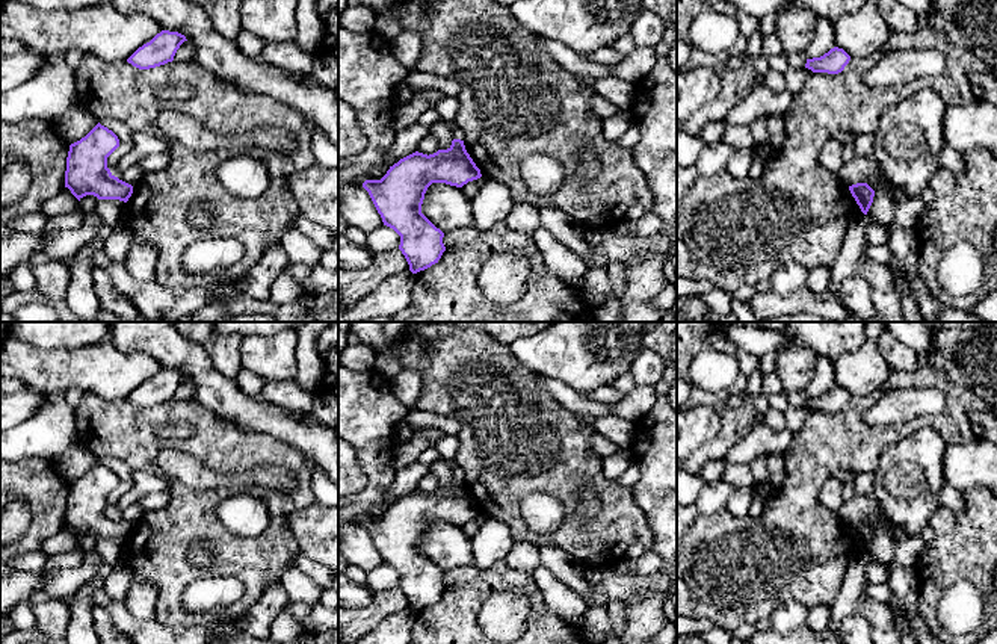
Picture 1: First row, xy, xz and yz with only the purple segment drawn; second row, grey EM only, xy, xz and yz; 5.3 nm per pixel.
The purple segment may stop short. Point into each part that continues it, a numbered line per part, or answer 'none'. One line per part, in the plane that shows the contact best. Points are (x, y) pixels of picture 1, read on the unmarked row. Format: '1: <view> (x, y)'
1: xz (455, 469)

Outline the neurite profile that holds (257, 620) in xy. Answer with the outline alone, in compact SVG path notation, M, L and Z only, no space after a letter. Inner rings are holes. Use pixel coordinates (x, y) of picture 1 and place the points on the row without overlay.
M281 581L269 584L263 596L237 618L240 632L246 632L258 639L270 636L270 626L275 617L286 609L289 602Z

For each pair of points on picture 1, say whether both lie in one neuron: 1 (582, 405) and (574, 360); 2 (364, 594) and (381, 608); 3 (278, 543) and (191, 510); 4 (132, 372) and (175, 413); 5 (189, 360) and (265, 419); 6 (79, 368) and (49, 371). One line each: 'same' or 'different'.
1: different
2: different
3: same
4: different
5: same
6: same

